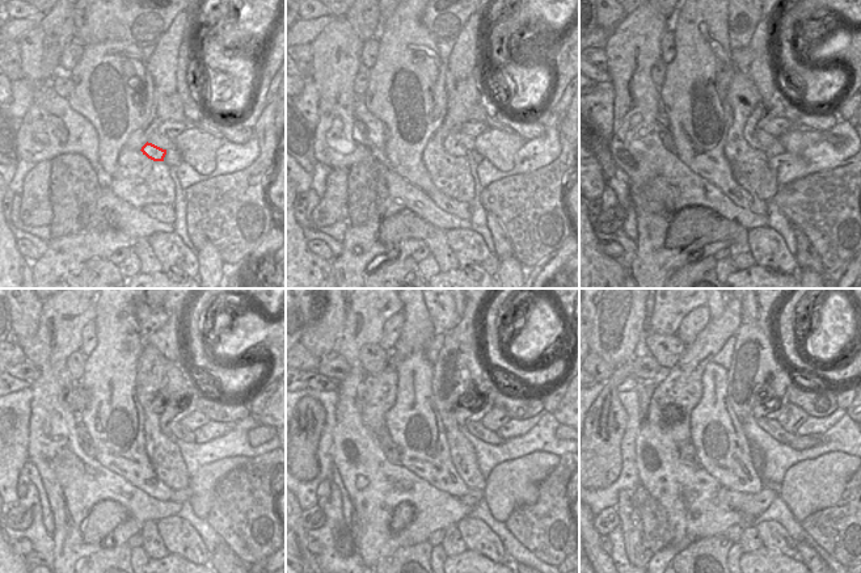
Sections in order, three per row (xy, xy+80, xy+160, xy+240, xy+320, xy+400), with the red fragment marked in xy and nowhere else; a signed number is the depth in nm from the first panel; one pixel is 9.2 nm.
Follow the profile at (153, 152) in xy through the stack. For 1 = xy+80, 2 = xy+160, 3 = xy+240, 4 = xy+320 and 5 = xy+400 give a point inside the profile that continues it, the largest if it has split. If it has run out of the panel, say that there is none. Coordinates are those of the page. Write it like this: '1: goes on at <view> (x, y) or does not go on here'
1: goes on at xy+80 (451, 144)
2: goes on at xy+160 (765, 110)
3: goes on at xy+240 (180, 407)
4: goes on at xy+320 (475, 407)
5: goes on at xy+400 (769, 404)

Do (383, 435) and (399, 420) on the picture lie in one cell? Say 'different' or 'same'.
different

